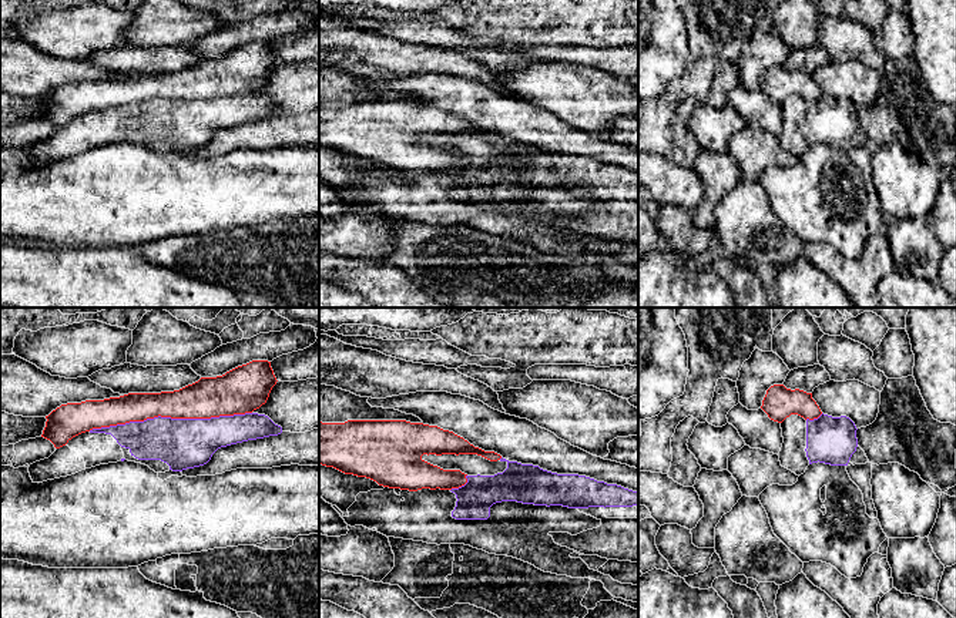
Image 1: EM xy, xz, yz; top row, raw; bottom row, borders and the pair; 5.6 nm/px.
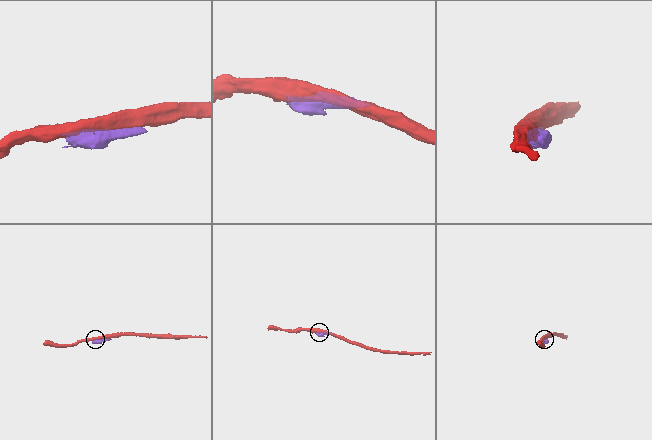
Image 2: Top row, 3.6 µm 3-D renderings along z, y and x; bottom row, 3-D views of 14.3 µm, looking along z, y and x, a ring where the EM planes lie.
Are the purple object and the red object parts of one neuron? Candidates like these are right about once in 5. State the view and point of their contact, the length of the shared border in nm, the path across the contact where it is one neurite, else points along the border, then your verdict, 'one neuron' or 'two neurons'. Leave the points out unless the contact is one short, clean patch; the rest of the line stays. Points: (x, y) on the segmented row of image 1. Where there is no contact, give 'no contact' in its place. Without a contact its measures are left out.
meets purple in xy at (170, 417); contact 950 nm long; two neurons

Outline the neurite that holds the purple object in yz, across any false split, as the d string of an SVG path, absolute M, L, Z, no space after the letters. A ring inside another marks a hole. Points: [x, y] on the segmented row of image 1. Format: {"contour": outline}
{"contour": "M791 414L781 423L784 443L779 451L781 466L796 476L812 463L848 466L856 451L856 426L846 417L821 414L809 420Z"}

